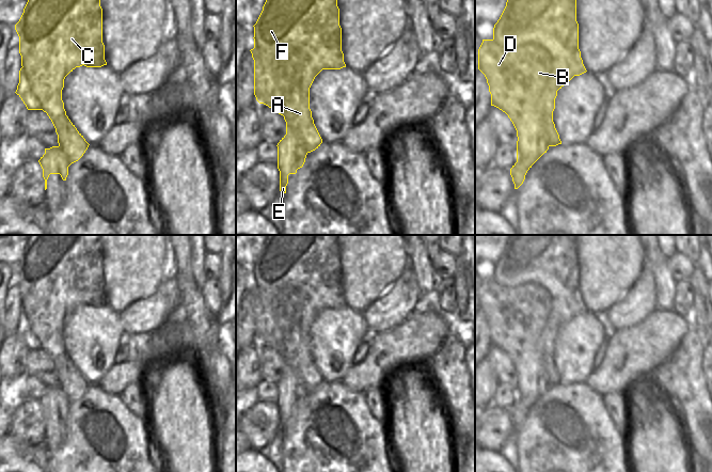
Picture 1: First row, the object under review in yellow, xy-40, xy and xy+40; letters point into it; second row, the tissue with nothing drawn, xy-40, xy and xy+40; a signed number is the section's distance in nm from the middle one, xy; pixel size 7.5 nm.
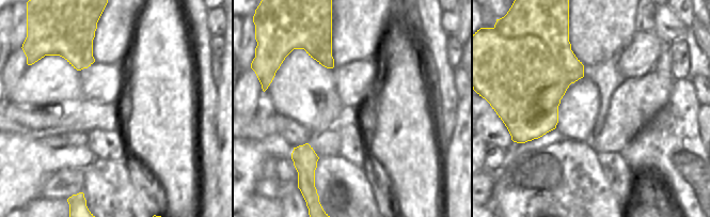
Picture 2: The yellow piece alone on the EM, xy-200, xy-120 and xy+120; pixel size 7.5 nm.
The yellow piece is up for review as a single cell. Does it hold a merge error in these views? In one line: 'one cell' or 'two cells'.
two cells

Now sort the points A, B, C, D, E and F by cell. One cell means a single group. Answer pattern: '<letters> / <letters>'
A C F / B D E

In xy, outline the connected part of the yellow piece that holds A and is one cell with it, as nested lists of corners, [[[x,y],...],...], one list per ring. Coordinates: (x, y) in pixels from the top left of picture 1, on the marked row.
[[[266,0],[254,27],[254,48],[264,52],[298,52],[305,54],[301,88],[288,94],[284,103],[284,120],[289,125],[307,153],[318,148],[322,139],[314,124],[310,109],[310,88],[316,69],[341,69],[346,67],[342,51],[342,28],[337,0]]]

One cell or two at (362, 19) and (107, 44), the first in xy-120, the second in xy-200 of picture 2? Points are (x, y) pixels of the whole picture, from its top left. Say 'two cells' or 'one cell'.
one cell

